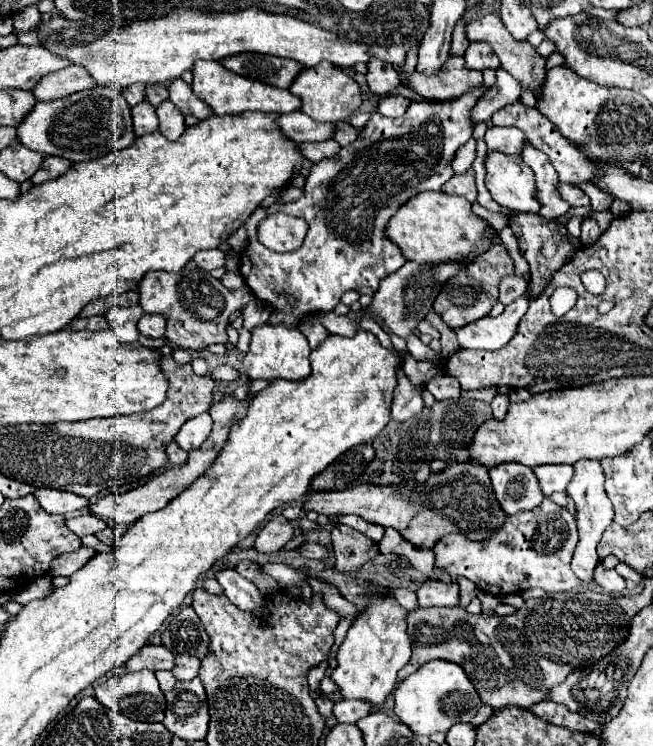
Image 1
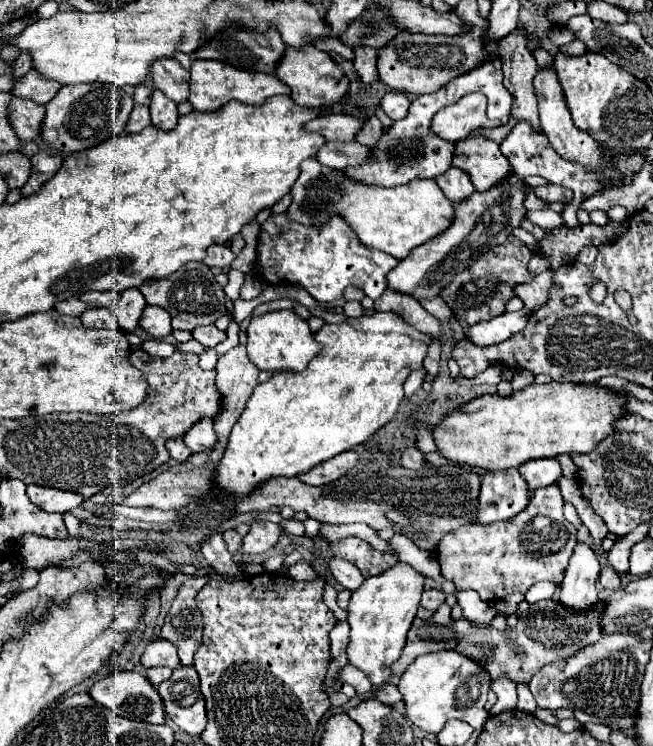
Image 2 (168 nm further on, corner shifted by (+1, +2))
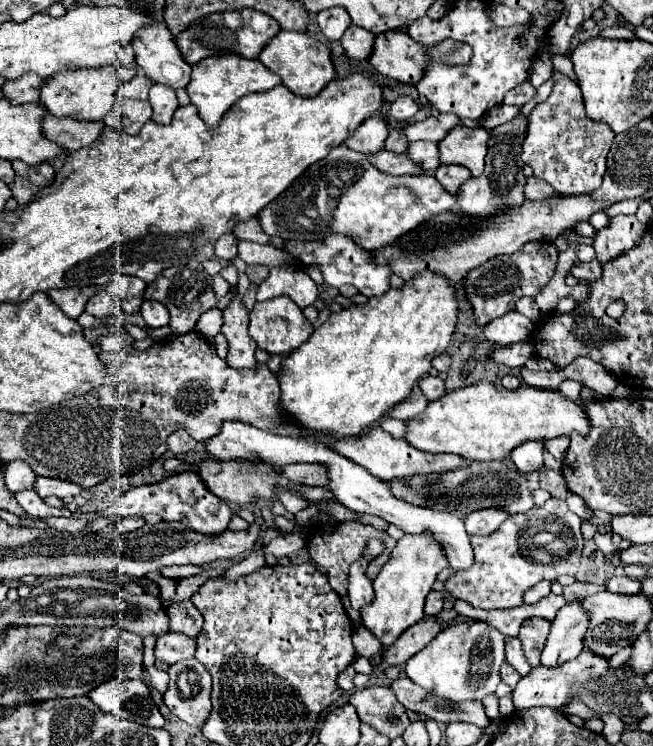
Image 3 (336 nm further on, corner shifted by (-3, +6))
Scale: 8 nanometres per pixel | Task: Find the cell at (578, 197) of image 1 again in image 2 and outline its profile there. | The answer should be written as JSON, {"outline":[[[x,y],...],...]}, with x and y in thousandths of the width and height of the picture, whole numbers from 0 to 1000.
{"outline":[[[839,247],[839,249],[824,249],[824,252],[818,252],[818,257],[821,257],[827,265],[839,268],[839,271],[861,271],[861,273],[873,271],[873,268],[876,268],[876,263],[879,263],[870,252],[848,249],[848,247]]]}

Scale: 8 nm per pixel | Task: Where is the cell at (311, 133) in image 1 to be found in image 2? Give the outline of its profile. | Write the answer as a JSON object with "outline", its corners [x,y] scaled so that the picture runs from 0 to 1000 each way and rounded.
{"outline":[[[496,153],[466,166],[472,177],[487,177],[499,188],[518,188],[518,190],[539,190],[551,169],[554,164],[533,153]]]}

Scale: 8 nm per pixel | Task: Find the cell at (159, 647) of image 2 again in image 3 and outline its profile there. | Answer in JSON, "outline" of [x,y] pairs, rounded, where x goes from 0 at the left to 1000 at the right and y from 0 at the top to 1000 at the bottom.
{"outline":[[[257,847],[257,850],[248,850],[242,858],[239,858],[239,882],[248,885],[248,887],[257,887],[257,890],[270,890],[276,885],[288,885],[288,882],[297,882],[297,874],[300,874],[300,858],[297,855],[288,855],[282,850],[270,850],[270,847]]]}

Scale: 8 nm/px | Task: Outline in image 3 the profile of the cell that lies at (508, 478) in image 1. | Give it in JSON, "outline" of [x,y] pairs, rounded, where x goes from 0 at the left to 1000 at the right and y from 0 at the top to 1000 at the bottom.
{"outline":[[[732,684],[732,686],[723,686],[720,692],[714,692],[714,713],[732,716],[732,718],[747,718],[772,697],[775,697],[772,684]]]}

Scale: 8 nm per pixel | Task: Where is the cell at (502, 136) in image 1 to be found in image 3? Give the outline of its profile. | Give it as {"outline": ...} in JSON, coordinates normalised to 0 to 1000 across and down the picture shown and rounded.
{"outline":[[[848,94],[851,115],[839,134],[824,139],[812,153],[809,180],[799,196],[799,214],[815,225],[815,233],[839,244],[851,260],[876,263],[907,257],[922,247],[928,228],[928,209],[940,177],[928,164],[904,161],[894,150],[888,118]]]}

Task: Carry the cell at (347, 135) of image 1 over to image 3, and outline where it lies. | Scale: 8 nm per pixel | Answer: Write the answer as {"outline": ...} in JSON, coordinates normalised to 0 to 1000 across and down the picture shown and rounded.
{"outline":[[[600,172],[600,174],[597,174],[594,188],[591,188],[591,201],[603,204],[603,206],[622,206],[622,201],[625,201],[625,188],[622,188],[622,182],[619,182],[609,172]]]}

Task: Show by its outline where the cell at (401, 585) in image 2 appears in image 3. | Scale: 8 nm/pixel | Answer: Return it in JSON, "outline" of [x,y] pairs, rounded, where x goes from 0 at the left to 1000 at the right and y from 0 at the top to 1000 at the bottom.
{"outline":[[[658,713],[634,718],[619,716],[609,724],[606,735],[597,740],[594,753],[573,777],[573,807],[551,818],[557,839],[585,861],[585,866],[597,866],[622,842],[649,828],[649,804],[662,791],[671,767],[686,759],[689,756],[683,751],[680,735],[665,724],[665,718],[658,718]]]}

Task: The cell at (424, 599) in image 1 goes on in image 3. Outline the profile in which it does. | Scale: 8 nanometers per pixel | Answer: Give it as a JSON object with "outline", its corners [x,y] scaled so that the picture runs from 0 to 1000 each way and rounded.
{"outline":[[[658,794],[652,802],[652,812],[649,812],[649,823],[652,826],[668,826],[677,820],[677,810],[680,810],[680,799],[674,794]]]}

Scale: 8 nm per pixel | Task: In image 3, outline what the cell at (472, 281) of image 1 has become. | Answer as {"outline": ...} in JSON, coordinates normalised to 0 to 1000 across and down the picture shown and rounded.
{"outline":[[[845,324],[806,327],[806,332],[796,332],[784,343],[760,343],[757,349],[747,349],[744,354],[720,362],[714,370],[714,391],[729,421],[729,432],[735,437],[744,437],[750,429],[784,418],[790,402],[796,402],[799,397],[821,399],[821,394],[830,391],[830,386],[848,370],[851,349],[855,335]]]}

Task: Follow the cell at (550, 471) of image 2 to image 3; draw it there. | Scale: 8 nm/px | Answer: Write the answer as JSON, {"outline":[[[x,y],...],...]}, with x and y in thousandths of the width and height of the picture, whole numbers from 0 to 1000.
{"outline":[[[815,590],[812,595],[796,595],[793,601],[787,601],[787,606],[781,606],[781,614],[793,625],[793,630],[818,633],[818,630],[830,627],[830,622],[833,622],[830,592],[818,592]]]}

